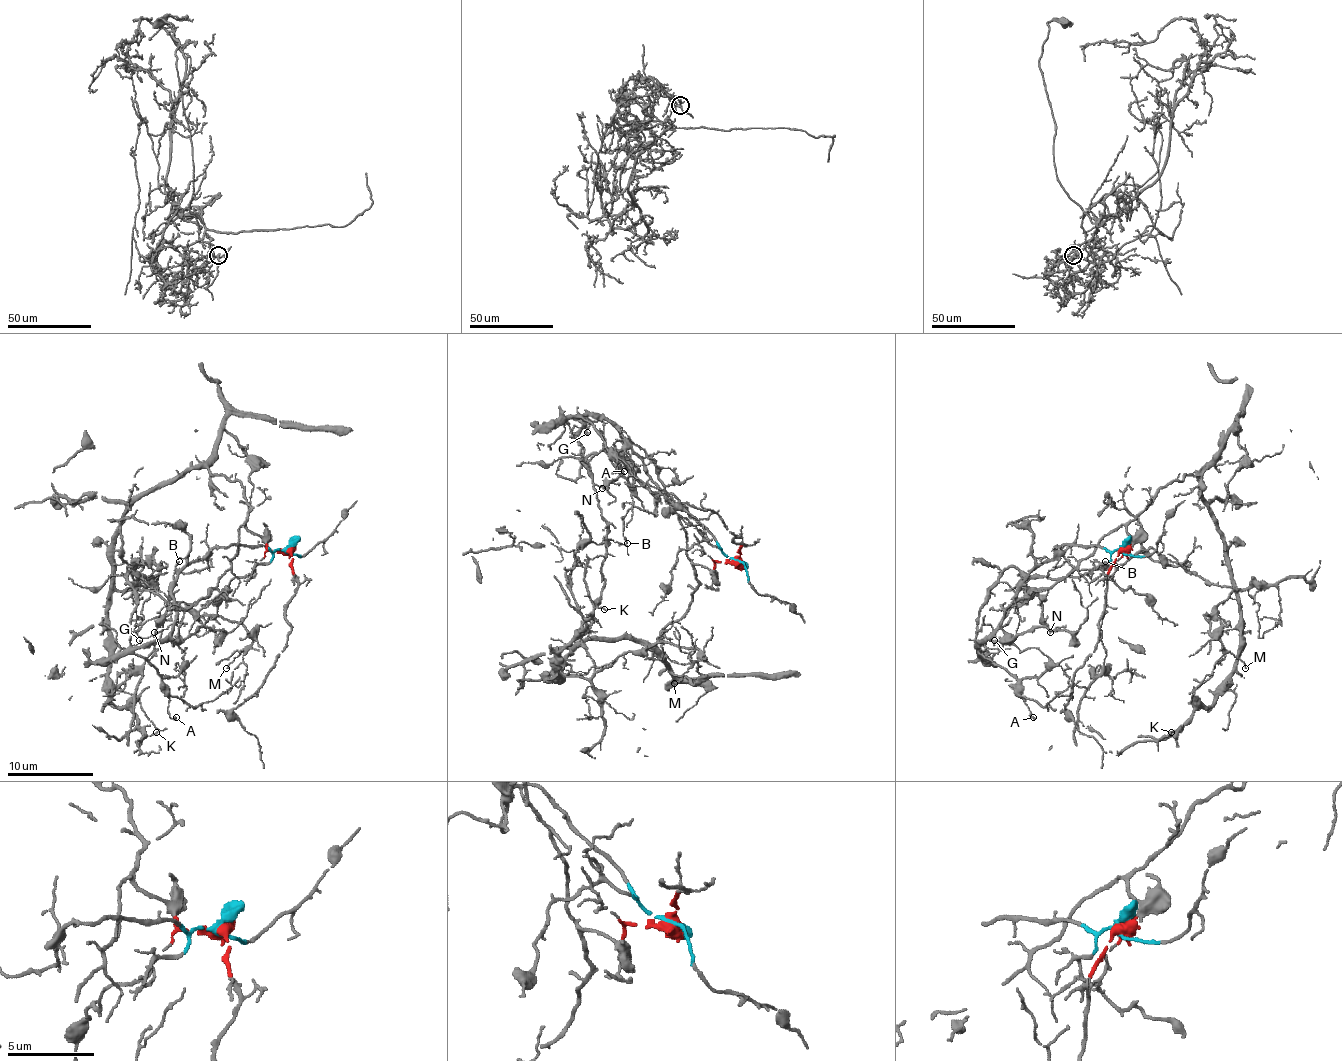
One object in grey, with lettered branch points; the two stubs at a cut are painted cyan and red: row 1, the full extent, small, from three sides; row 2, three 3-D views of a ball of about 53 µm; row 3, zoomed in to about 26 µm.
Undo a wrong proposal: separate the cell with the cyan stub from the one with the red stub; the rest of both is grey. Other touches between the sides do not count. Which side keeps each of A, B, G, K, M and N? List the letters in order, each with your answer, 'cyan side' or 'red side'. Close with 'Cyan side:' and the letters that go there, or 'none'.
A: cyan side
B: cyan side
G: cyan side
K: red side
M: red side
N: cyan side
Cyan side: A, B, G, N

